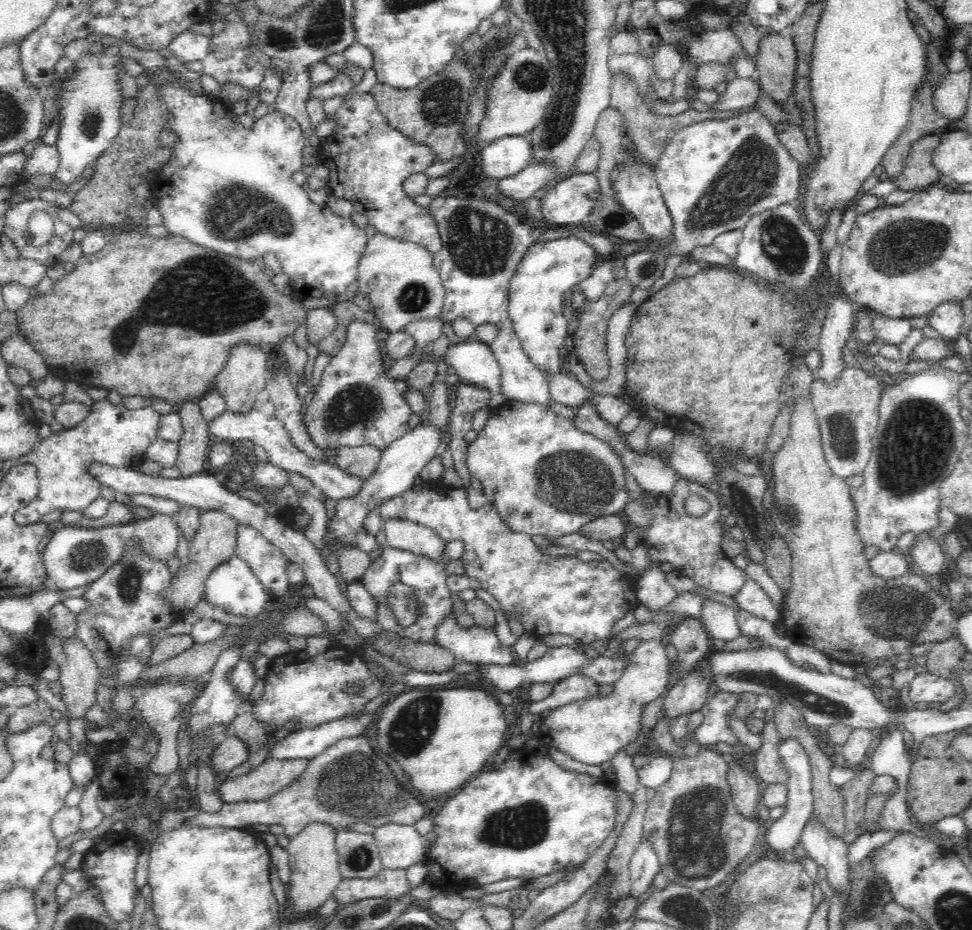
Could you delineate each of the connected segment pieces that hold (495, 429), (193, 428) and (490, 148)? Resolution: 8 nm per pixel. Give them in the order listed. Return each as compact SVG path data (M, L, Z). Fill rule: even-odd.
M505 399L500 406L495 407L491 412L486 425L480 431L476 440L469 444L467 463L471 476L474 476L476 480L480 480L484 490L483 494L486 496L489 503L498 510L501 517L504 518L506 522L509 522L509 525L513 526L515 530L524 530L530 535L540 534L540 536L552 539L554 537L576 532L582 524L586 524L588 521L606 515L618 514L618 508L626 502L627 491L624 480L623 463L620 456L614 452L614 448L605 441L594 437L592 434L580 432L573 421L554 413L553 411L548 411L548 409L542 408L540 405Z
M196 400L183 403L178 407L178 413L183 432L177 441L178 456L171 468L176 468L180 476L189 477L202 472L213 437L209 432L209 423L198 414Z
M521 136L499 138L481 150L480 158L482 174L502 180L528 166L530 143Z

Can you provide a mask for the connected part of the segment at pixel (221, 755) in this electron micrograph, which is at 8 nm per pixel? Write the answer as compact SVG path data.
M228 734L214 749L211 762L219 775L232 771L235 766L248 760L249 744L236 734Z

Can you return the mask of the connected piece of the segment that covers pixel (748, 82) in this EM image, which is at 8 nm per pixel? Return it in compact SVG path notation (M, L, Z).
M756 74L748 78L736 76L727 84L727 89L721 94L721 101L713 108L717 110L753 108L762 96L764 96L763 86Z

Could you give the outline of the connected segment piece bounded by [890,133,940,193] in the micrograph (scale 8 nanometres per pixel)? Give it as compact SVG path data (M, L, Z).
M939 133L928 134L912 144L902 170L898 170L898 174L890 178L894 183L894 190L911 193L938 182L940 173L930 162L930 152L938 144L938 138Z

